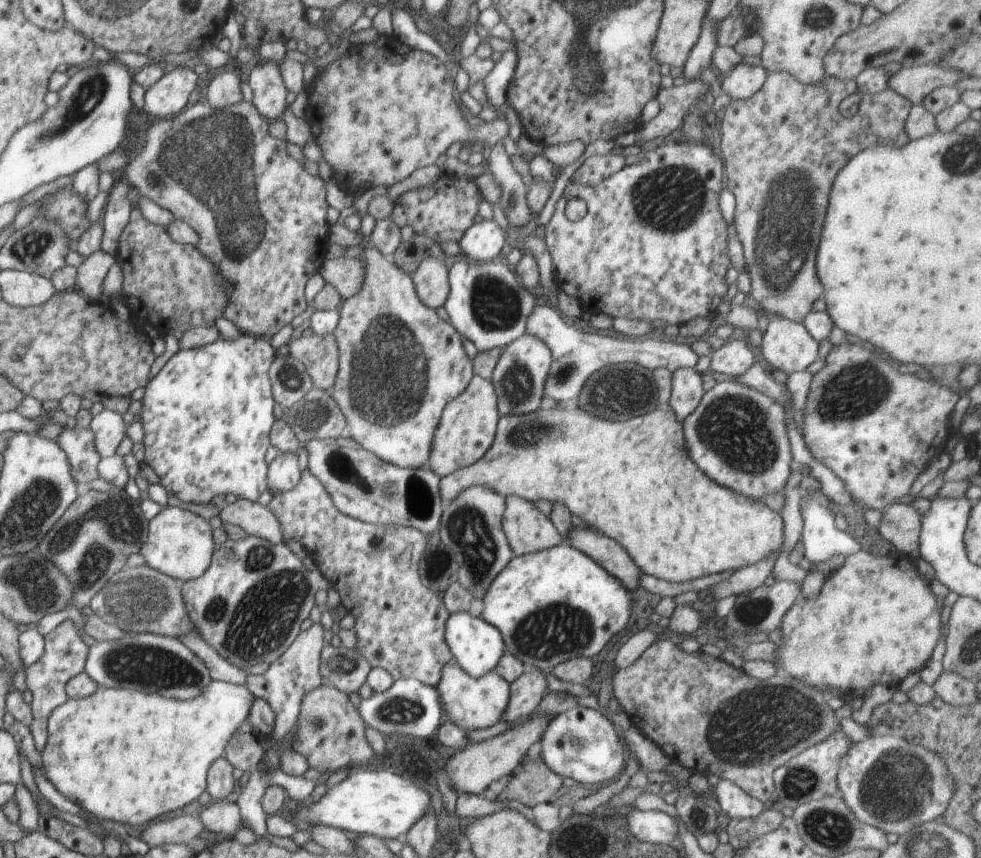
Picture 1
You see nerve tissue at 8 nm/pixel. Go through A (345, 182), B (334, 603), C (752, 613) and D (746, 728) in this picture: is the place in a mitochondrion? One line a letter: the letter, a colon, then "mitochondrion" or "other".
A: other
B: other
C: mitochondrion
D: mitochondrion

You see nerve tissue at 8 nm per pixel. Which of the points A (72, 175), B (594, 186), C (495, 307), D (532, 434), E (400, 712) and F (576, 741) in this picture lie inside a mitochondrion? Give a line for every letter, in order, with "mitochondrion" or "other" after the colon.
A: other
B: other
C: mitochondrion
D: mitochondrion
E: mitochondrion
F: mitochondrion

